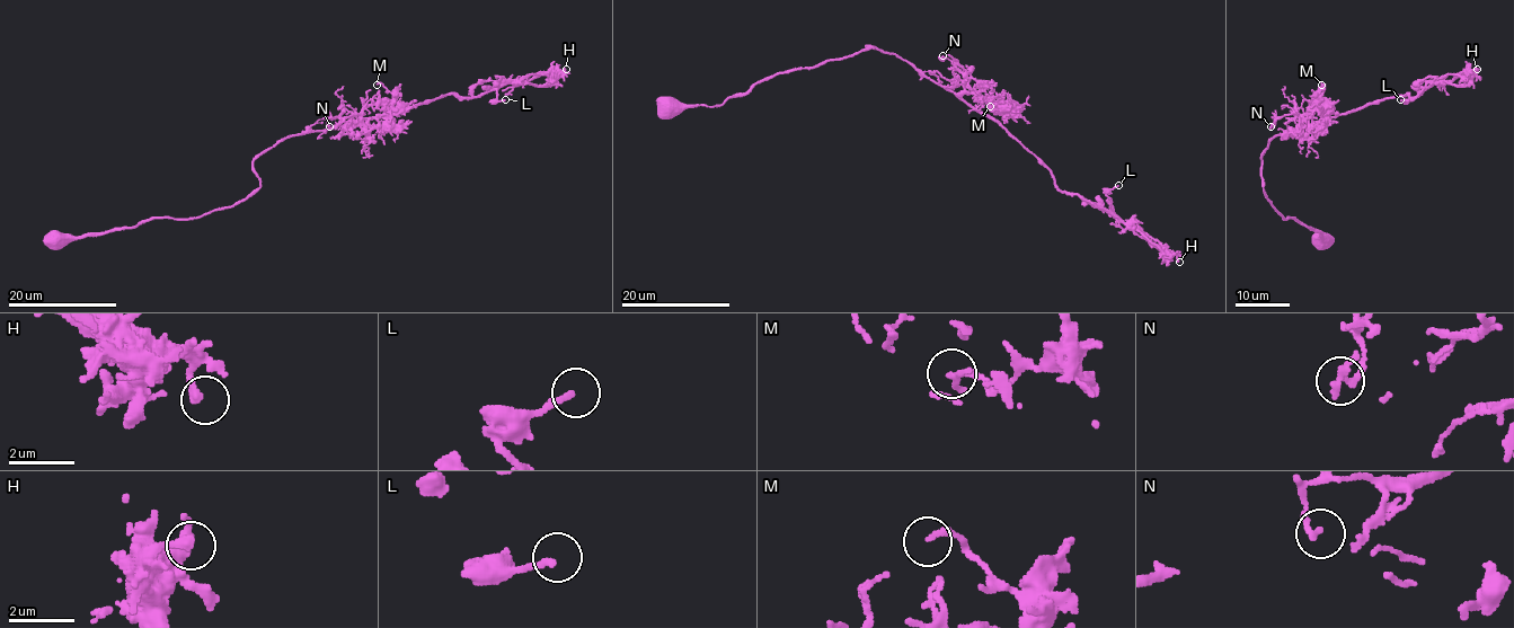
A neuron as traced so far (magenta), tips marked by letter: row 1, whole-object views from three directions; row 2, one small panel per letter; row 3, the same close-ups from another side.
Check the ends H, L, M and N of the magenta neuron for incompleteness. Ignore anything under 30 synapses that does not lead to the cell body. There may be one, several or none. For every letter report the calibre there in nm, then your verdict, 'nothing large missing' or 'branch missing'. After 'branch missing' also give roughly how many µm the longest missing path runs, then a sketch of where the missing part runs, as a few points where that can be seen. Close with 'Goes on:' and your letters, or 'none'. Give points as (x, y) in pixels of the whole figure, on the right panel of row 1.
H: 240 nm thick; nothing large missing
L: 190 nm thick; nothing large missing
M: 180 nm thick; nothing large missing
N: 190 nm thick; nothing large missing
Goes on: none

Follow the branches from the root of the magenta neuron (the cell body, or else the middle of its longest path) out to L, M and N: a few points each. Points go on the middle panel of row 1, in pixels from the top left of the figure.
L: (666, 107), (722, 105), (778, 73), (873, 46), (992, 116), (1062, 191), (1107, 209), (1107, 194), (1118, 185)
M: (666, 107), (722, 105), (778, 73), (873, 47), (866, 46), (1005, 102), (990, 106)
N: (666, 107), (722, 105), (778, 73), (873, 47), (866, 46), (966, 81), (970, 74), (943, 55)

